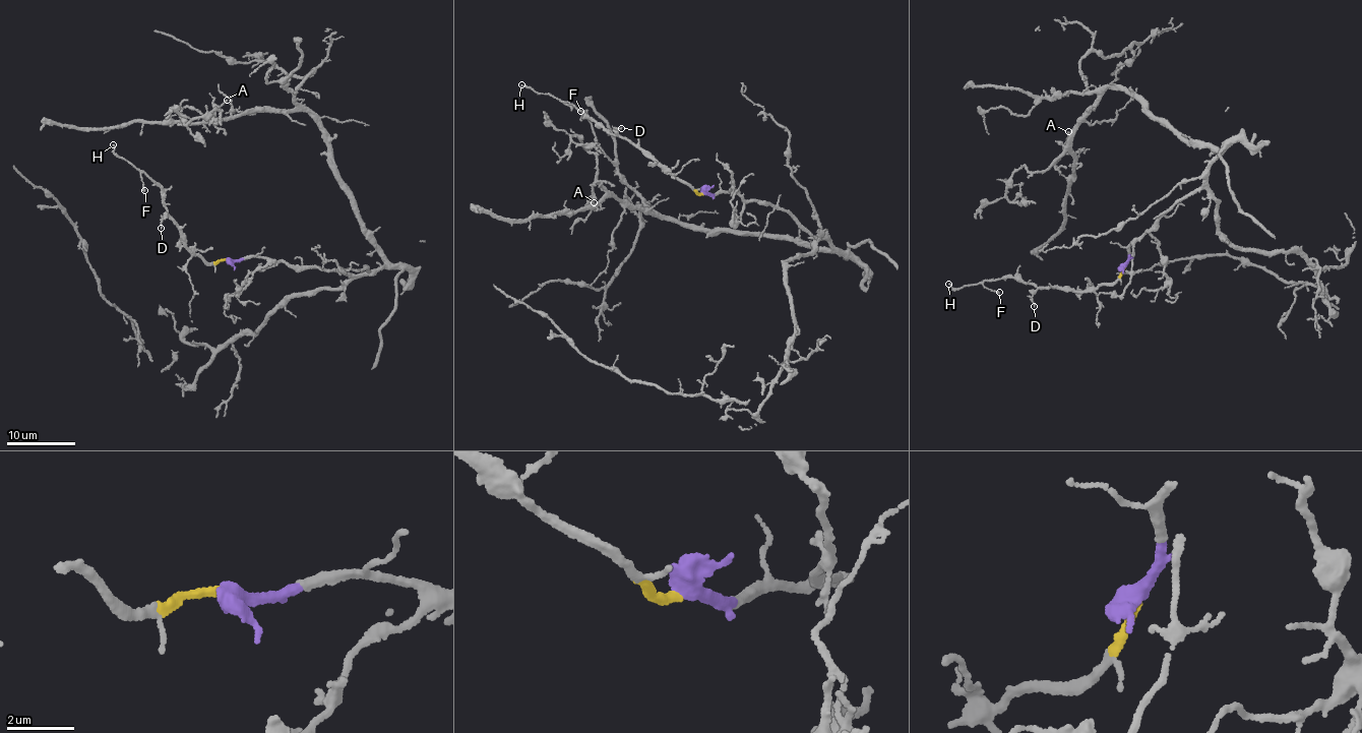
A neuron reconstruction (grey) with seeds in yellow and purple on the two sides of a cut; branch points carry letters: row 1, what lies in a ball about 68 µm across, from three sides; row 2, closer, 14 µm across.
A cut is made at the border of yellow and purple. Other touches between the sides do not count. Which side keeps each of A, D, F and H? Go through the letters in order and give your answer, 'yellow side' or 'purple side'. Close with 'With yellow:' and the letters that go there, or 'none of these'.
A: purple side
D: yellow side
F: yellow side
H: yellow side
With yellow: D, F, H

